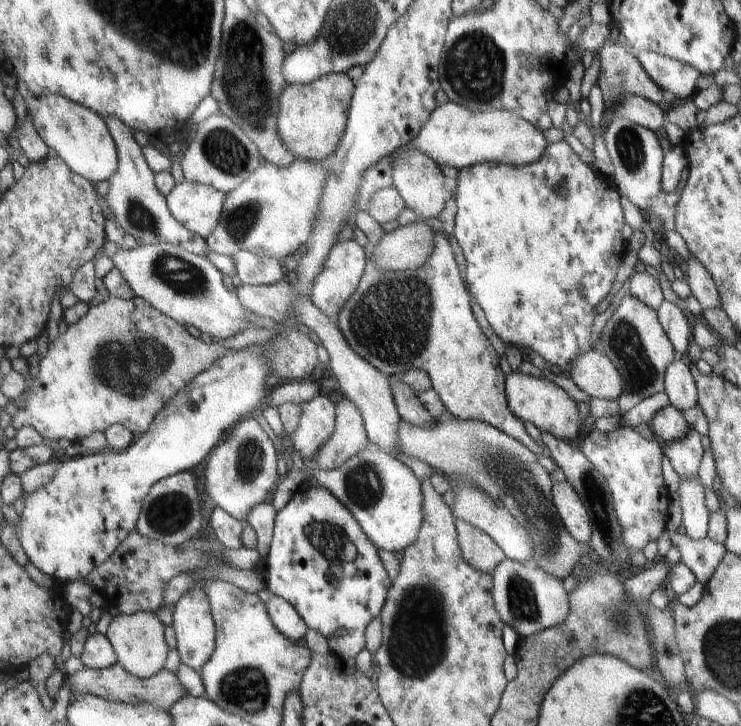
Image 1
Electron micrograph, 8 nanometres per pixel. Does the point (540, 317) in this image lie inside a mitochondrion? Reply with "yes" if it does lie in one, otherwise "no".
no

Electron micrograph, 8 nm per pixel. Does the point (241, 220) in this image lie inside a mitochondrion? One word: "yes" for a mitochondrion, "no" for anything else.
yes

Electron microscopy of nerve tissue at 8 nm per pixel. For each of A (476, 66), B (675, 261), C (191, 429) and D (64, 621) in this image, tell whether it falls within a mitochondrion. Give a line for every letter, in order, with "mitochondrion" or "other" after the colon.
A: mitochondrion
B: other
C: other
D: other

